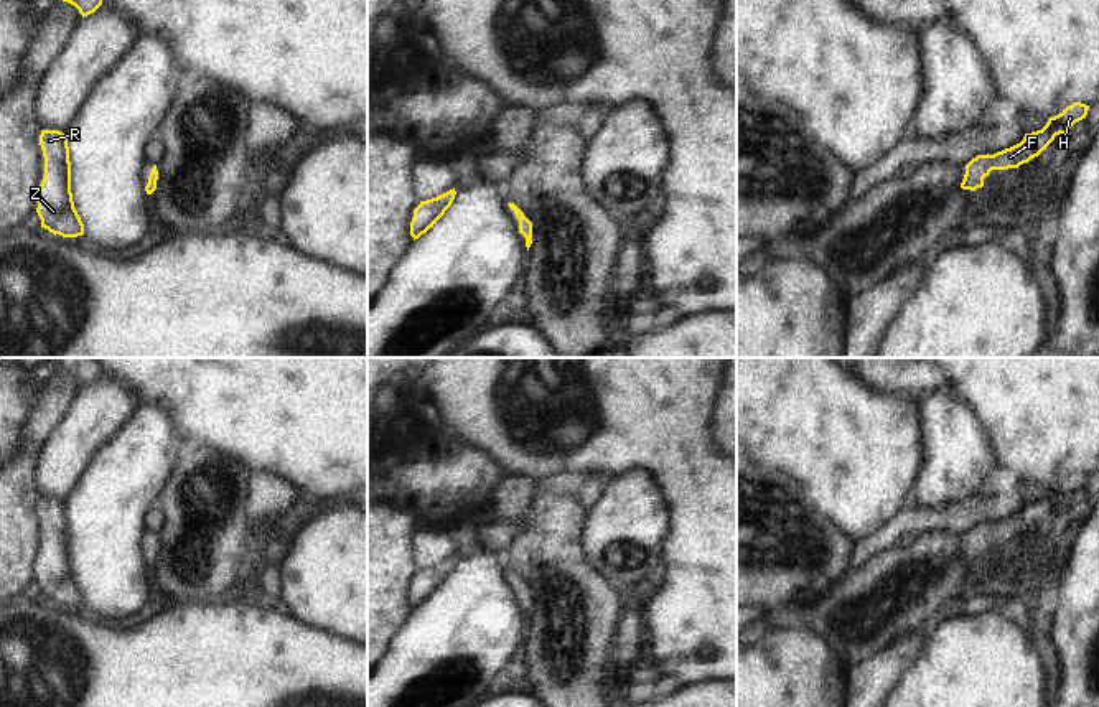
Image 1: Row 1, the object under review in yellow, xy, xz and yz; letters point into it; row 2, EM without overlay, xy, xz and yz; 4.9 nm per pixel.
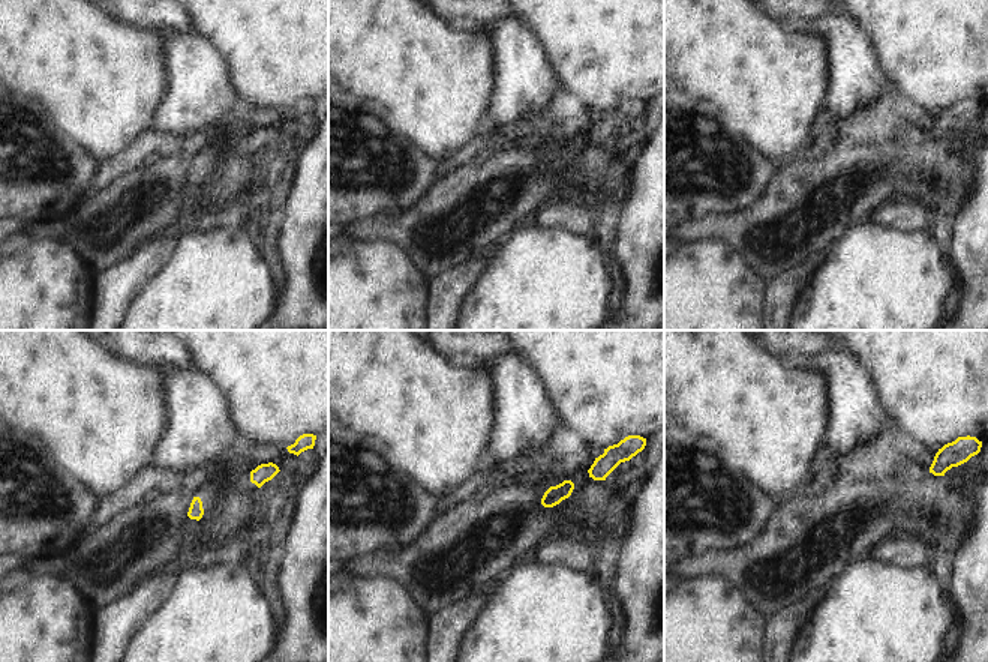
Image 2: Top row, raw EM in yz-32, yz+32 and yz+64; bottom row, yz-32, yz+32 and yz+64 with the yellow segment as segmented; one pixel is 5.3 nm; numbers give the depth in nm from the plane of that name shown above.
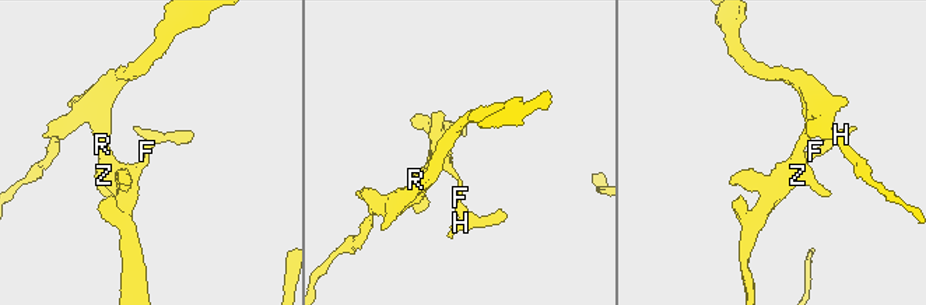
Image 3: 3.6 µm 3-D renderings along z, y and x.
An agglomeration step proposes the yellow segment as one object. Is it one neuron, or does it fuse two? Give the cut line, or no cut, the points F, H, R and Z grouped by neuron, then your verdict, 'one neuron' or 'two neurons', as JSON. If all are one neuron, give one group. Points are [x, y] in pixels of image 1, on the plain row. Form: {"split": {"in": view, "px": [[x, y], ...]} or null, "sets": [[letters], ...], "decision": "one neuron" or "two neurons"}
{"split": null, "sets": [["F", "H", "R", "Z"]], "decision": "one neuron"}

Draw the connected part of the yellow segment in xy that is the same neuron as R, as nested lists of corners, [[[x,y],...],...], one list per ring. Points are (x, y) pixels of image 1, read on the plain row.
[[[41,499],[40,513],[44,526],[44,545],[38,557],[36,582],[41,597],[54,605],[77,606],[84,593],[74,577],[71,562],[71,531],[68,504],[59,499]]]

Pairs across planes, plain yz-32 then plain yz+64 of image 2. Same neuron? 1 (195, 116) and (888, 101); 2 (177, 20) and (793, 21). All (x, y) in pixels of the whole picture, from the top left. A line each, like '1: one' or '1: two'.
1: two
2: one

